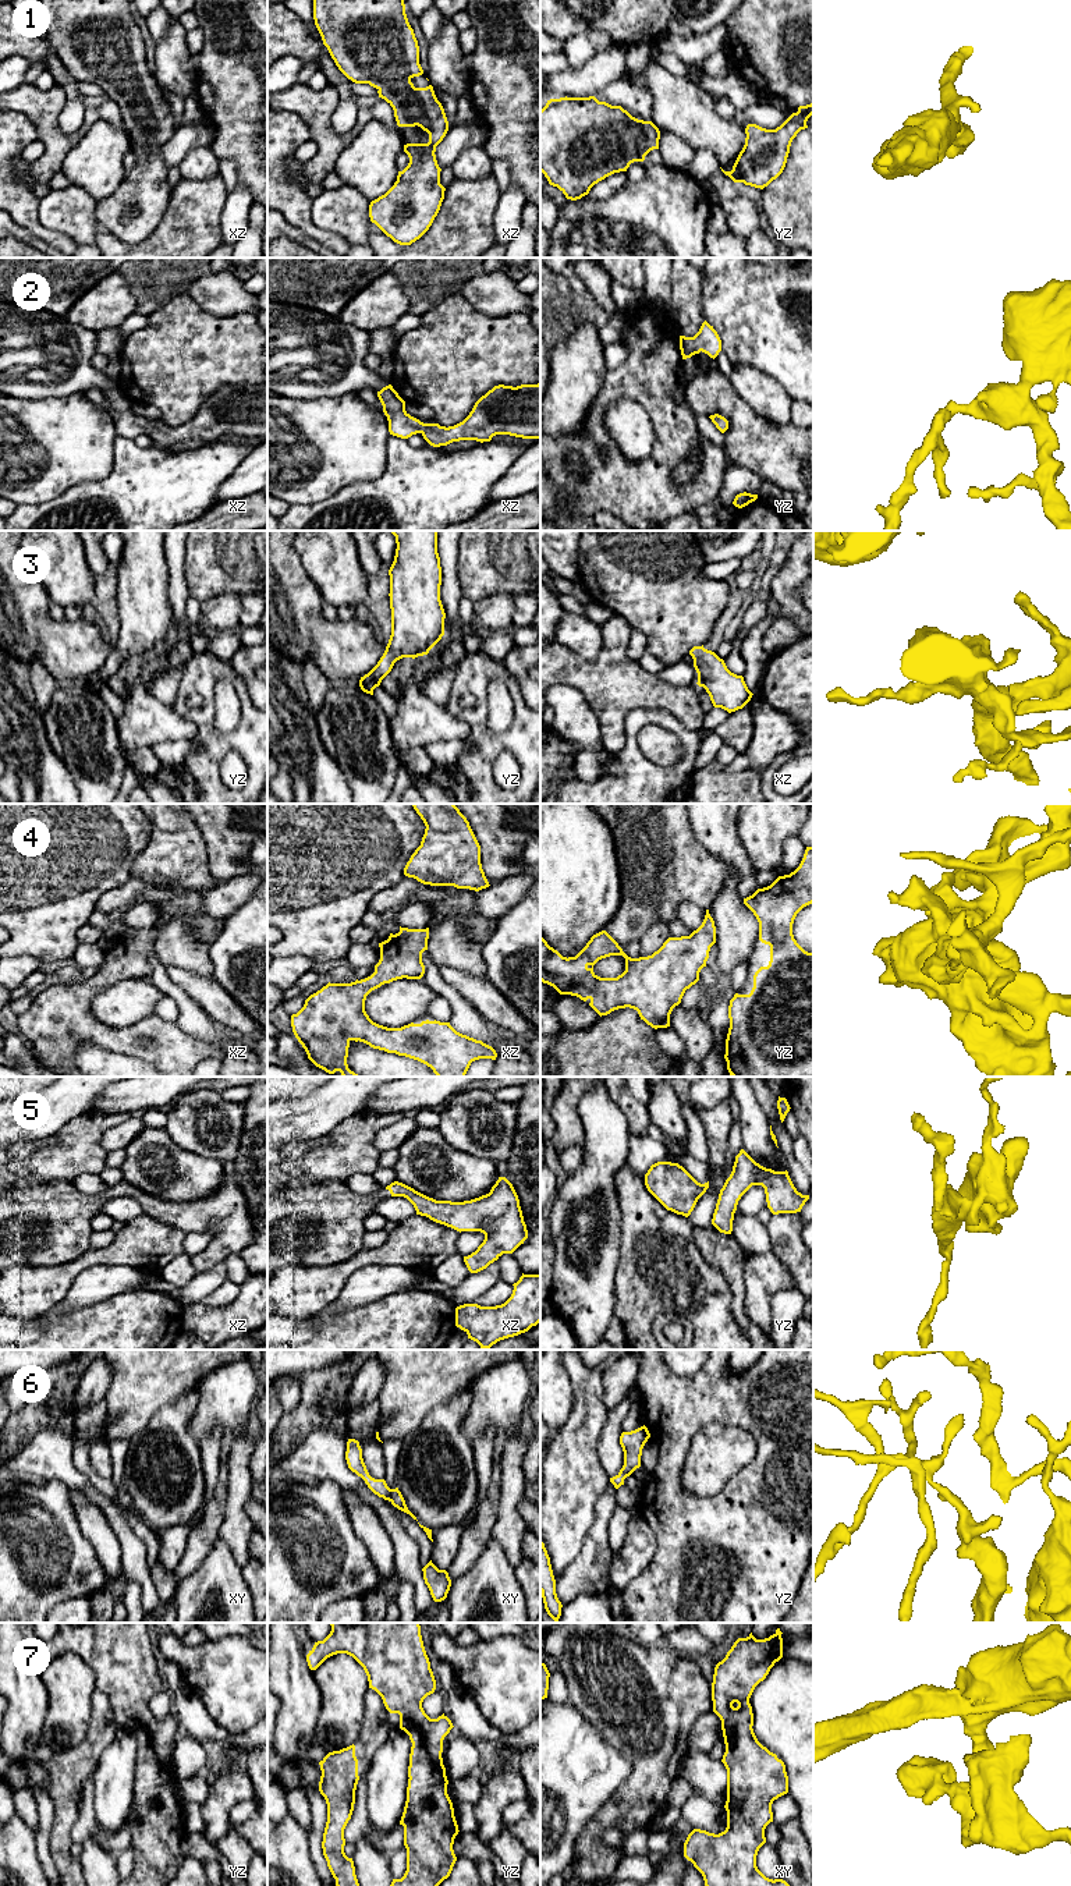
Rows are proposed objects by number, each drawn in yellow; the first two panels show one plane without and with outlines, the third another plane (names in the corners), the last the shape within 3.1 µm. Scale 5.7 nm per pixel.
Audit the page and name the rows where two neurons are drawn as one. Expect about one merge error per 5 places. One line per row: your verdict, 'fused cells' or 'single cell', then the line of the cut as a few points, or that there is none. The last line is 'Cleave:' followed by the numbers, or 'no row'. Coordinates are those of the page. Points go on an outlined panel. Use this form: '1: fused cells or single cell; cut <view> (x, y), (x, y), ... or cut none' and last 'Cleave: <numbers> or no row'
1: single cell; cut none
2: single cell; cut none
3: single cell; cut none
4: single cell; cut none
5: single cell; cut none
6: single cell; cut none
7: single cell; cut none
Cleave: no row

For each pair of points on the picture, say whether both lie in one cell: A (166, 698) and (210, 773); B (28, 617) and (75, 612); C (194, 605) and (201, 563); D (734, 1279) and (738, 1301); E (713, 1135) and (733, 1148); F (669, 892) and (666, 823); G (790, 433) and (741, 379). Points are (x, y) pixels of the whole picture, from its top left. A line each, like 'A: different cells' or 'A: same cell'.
A: different cells
B: different cells
C: different cells
D: same cell
E: different cells
F: same cell
G: different cells

